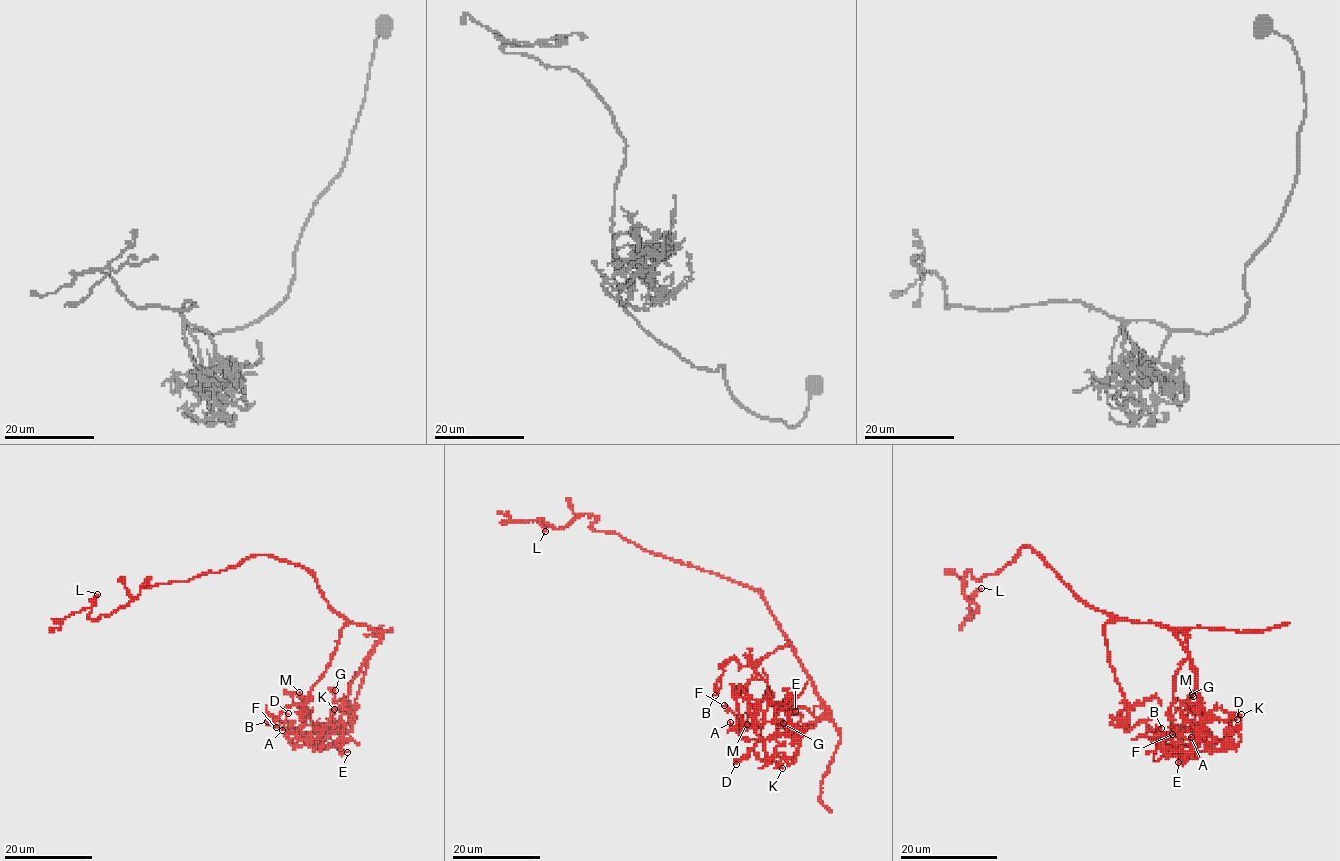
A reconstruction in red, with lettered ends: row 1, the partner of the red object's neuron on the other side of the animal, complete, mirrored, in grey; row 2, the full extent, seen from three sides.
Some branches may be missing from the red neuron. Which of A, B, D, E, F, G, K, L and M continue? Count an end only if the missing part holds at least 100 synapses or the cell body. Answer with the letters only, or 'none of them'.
none of them

